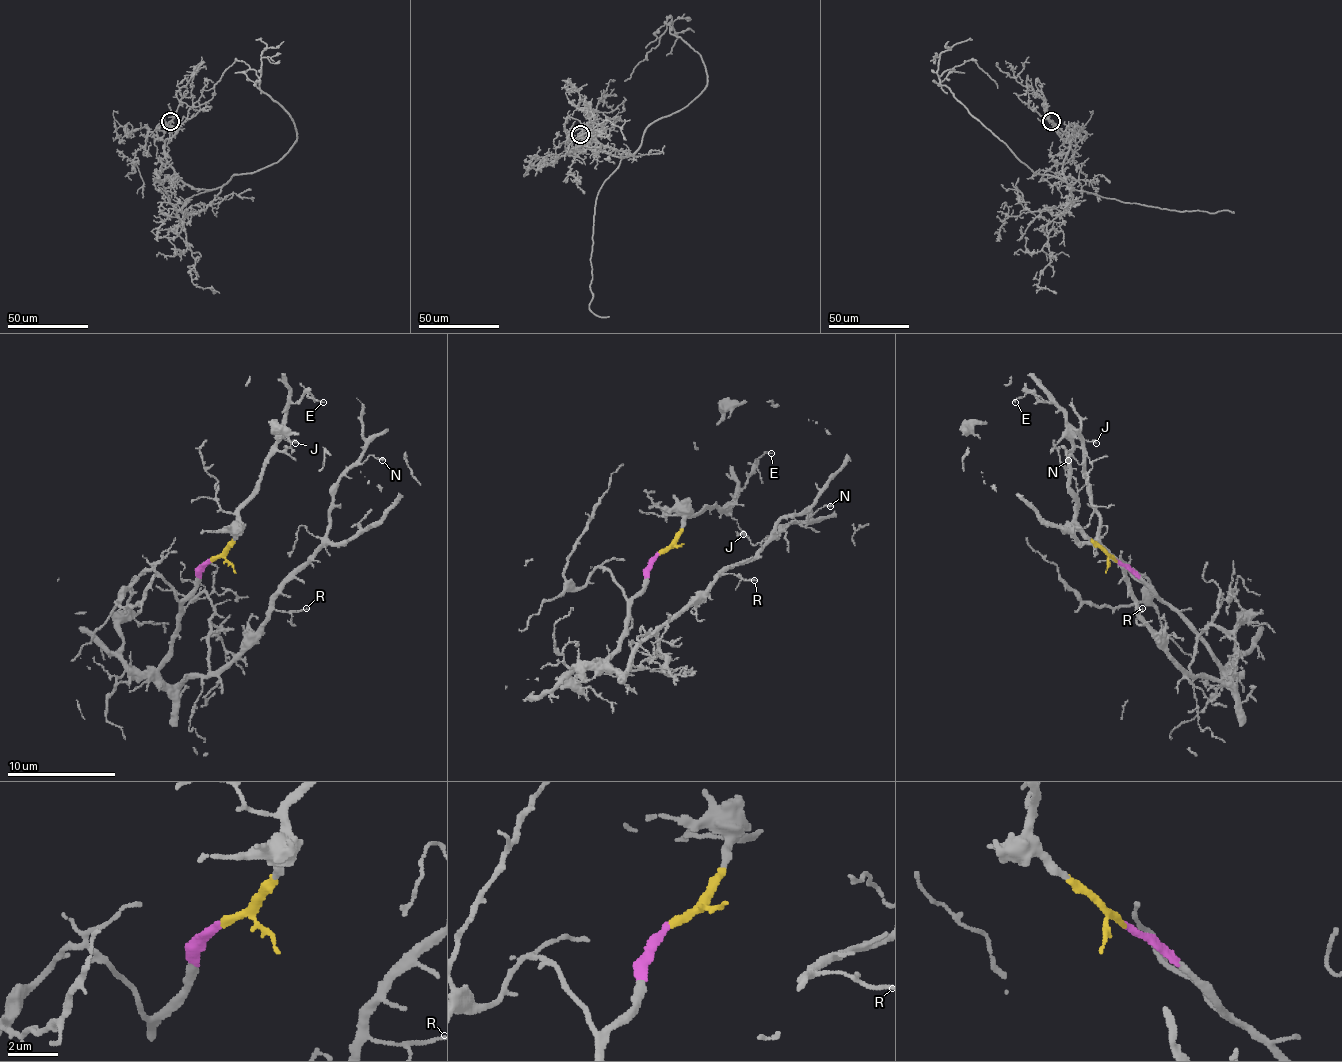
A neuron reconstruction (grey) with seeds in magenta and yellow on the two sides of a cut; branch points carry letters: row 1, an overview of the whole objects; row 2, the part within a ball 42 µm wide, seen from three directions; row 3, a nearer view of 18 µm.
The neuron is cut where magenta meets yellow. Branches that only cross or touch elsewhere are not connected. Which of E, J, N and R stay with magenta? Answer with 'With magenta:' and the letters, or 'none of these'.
With magenta: N, R

